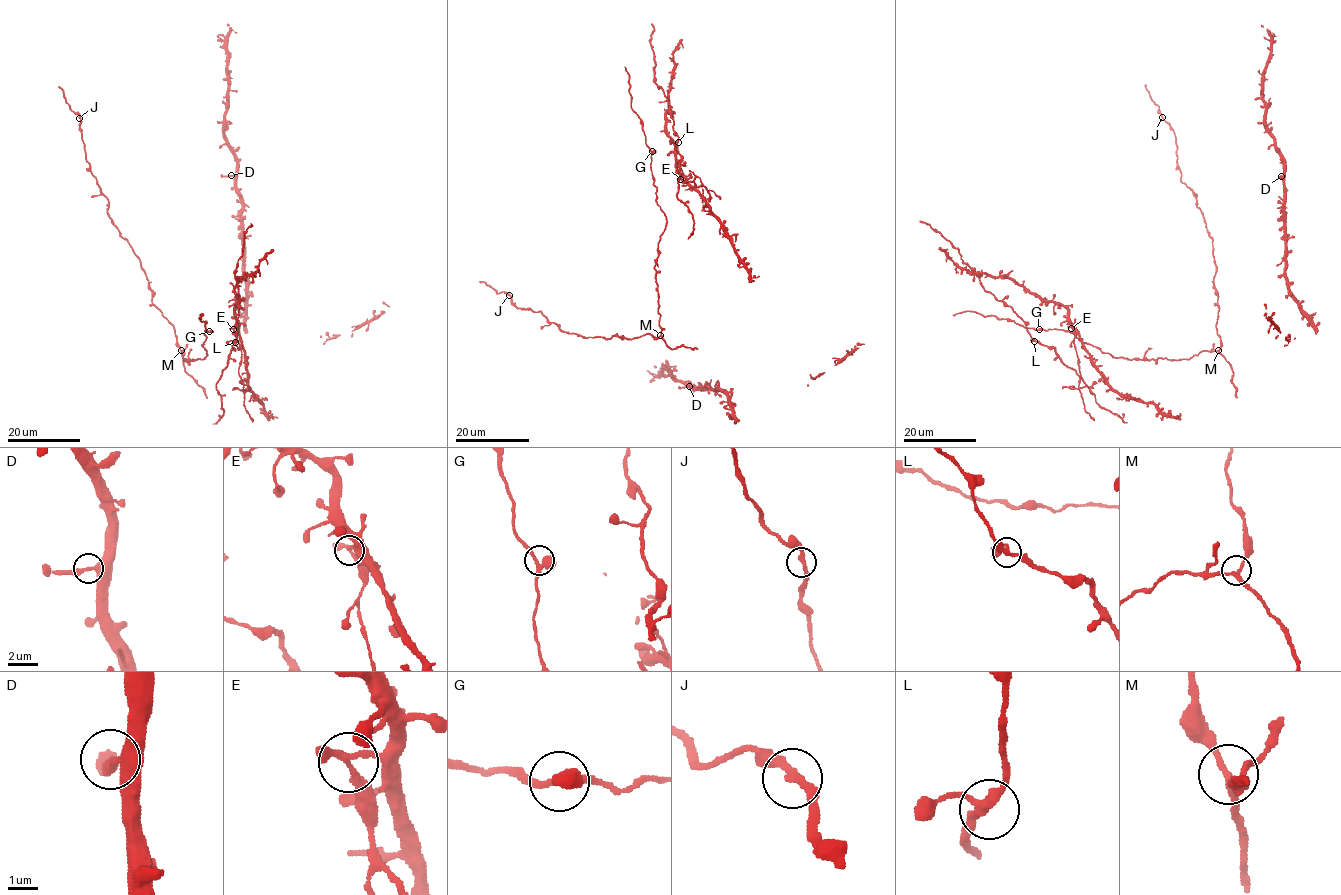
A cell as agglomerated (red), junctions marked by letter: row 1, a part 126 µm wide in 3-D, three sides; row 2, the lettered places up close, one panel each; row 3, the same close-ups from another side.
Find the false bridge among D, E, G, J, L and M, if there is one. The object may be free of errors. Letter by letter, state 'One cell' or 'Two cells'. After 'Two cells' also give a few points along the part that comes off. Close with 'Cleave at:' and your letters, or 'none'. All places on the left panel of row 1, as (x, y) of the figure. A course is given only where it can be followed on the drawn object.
D: One cell
E: Two cells. Course of the part to remove: (233, 329), (235, 345), (241, 352), (238, 373), (243, 385), (245, 410), (252, 422)
G: One cell
J: One cell
L: One cell
M: One cell
Cleave at: E

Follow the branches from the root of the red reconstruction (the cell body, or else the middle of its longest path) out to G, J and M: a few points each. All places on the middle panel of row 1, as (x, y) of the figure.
G: (677, 346), (667, 346), (659, 324), (654, 265), (666, 215), (656, 201), (652, 151)
J: (677, 346), (671, 349), (660, 336), (649, 333), (631, 339), (569, 333), (540, 311), (516, 307), (509, 295)
M: (677, 346), (671, 349), (660, 335)

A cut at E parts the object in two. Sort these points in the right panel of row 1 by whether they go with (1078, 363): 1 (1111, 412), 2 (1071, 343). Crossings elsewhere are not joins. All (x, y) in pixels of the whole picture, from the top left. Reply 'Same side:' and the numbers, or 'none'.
Same side: 2

